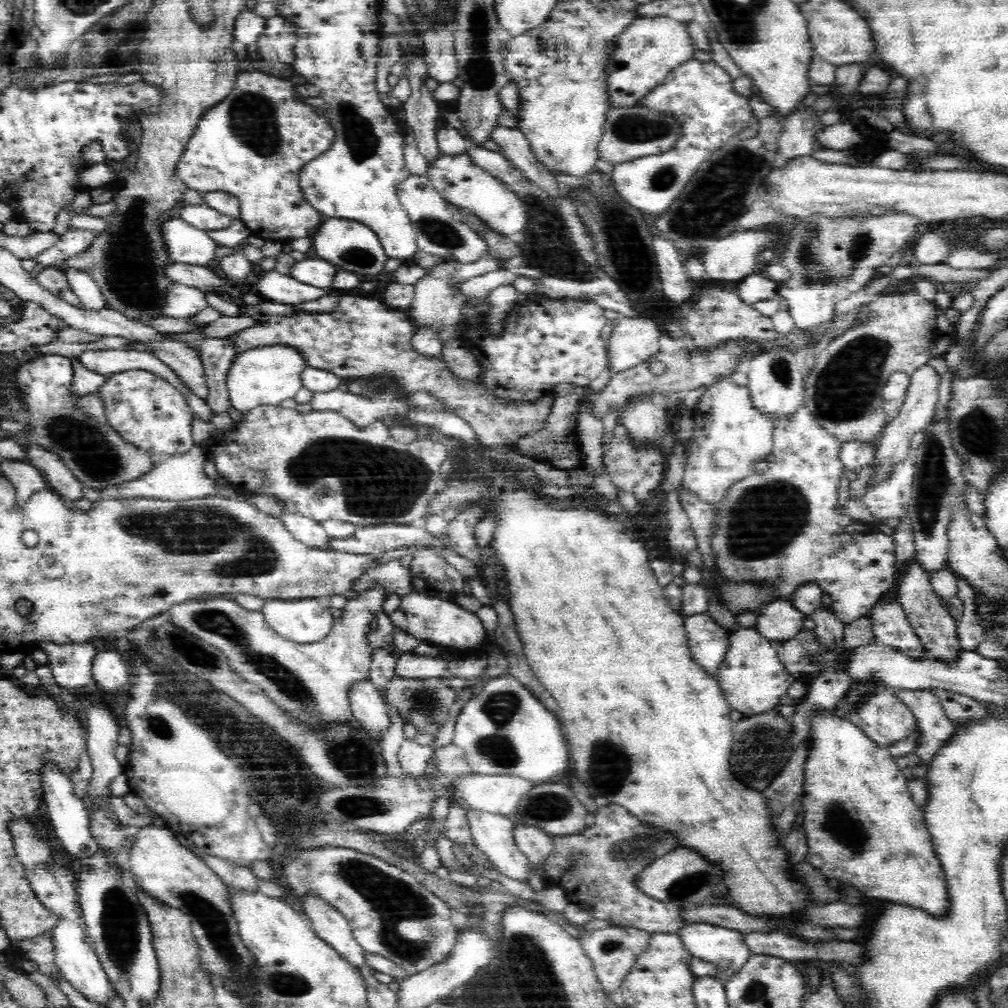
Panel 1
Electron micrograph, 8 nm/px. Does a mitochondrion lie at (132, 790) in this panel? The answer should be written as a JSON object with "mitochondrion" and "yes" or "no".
{"mitochondrion":"no"}

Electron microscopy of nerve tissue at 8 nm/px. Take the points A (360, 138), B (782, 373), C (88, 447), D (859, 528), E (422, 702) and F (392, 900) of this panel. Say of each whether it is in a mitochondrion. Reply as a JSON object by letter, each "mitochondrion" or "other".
{"A":"mitochondrion","B":"mitochondrion","C":"mitochondrion","D":"other","E":"mitochondrion","F":"mitochondrion"}

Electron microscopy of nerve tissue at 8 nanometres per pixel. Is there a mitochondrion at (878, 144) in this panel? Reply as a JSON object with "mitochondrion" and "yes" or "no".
{"mitochondrion":"no"}

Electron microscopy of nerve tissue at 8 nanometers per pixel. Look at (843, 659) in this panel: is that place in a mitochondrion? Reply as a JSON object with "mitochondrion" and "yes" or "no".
{"mitochondrion":"no"}

